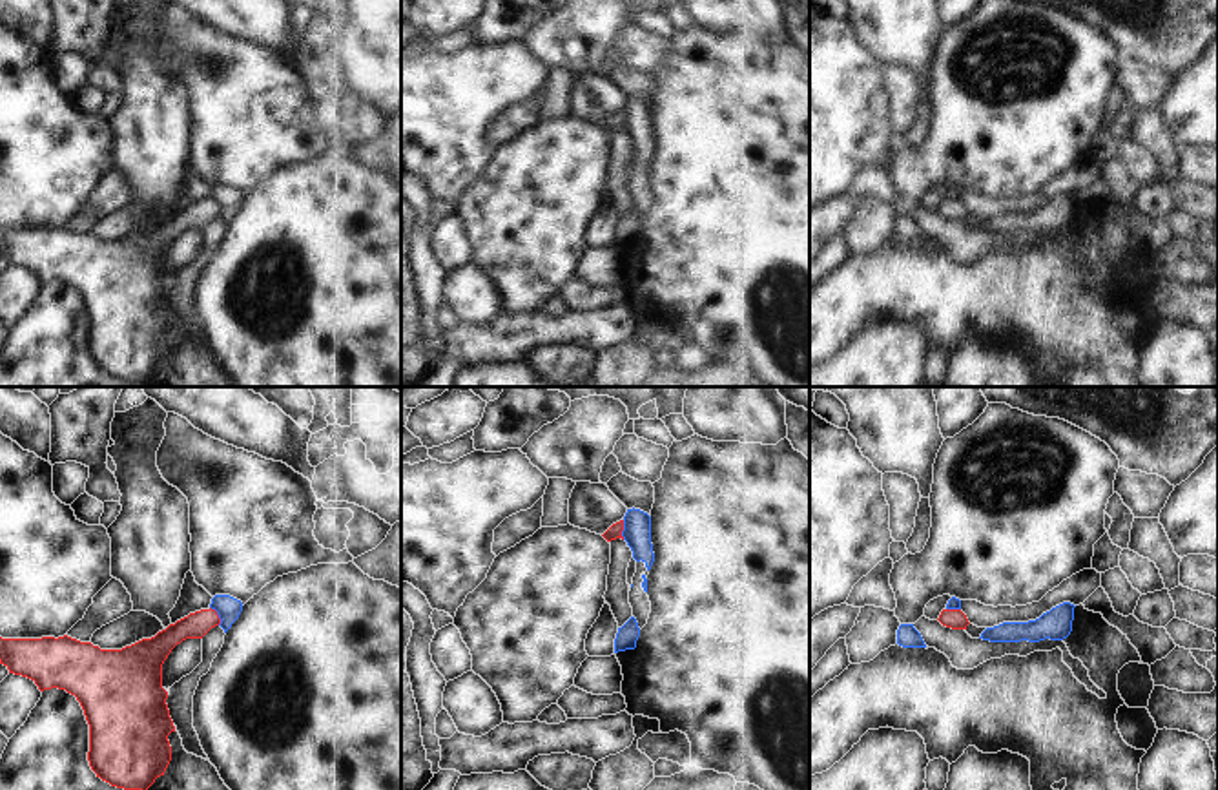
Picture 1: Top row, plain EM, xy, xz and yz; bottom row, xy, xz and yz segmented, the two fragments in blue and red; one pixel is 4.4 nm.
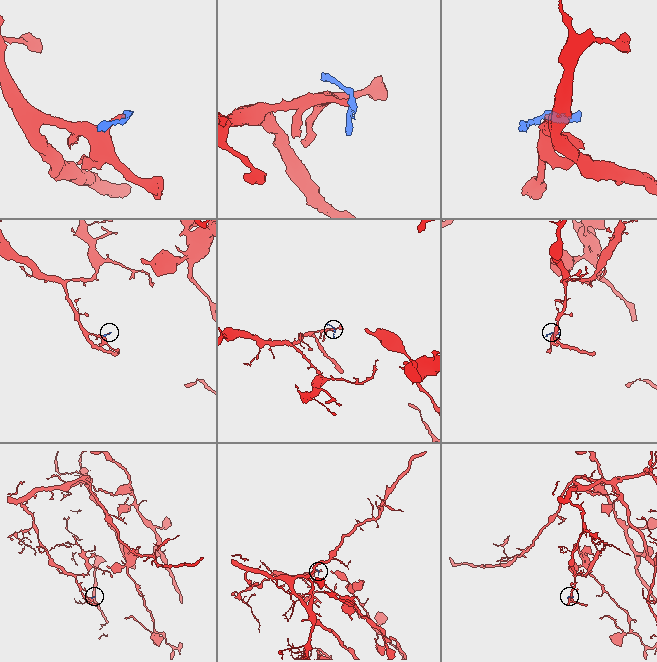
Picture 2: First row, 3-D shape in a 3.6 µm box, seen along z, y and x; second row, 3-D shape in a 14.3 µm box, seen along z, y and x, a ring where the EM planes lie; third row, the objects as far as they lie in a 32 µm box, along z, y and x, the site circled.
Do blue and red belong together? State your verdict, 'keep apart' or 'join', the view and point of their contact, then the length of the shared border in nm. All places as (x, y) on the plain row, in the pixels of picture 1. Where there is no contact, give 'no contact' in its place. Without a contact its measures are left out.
keep apart; meets blue in xy at (217, 205); contact 100 nm long

